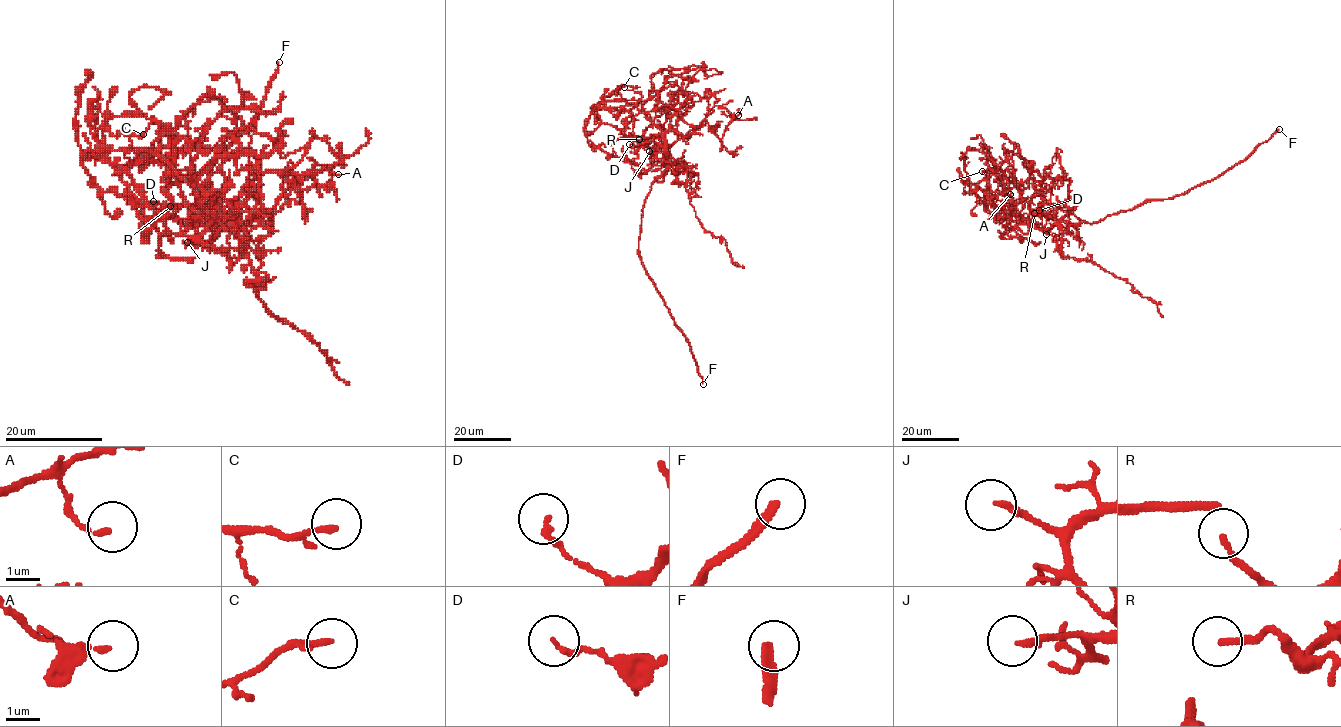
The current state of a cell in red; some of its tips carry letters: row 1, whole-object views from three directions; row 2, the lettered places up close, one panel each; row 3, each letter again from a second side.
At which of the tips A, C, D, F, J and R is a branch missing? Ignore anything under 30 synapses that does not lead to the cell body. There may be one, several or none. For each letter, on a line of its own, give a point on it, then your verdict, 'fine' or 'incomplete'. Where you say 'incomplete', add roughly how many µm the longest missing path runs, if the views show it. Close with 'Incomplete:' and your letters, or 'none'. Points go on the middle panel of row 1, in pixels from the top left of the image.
A: place (738, 115); fine
C: place (624, 87); fine
D: place (629, 144); fine
F: place (703, 384); incomplete; missing 110 µm
J: place (649, 151); incomplete; missing 35 µm
R: place (639, 139); incomplete; missing 10 µm
Incomplete: F, J, R

